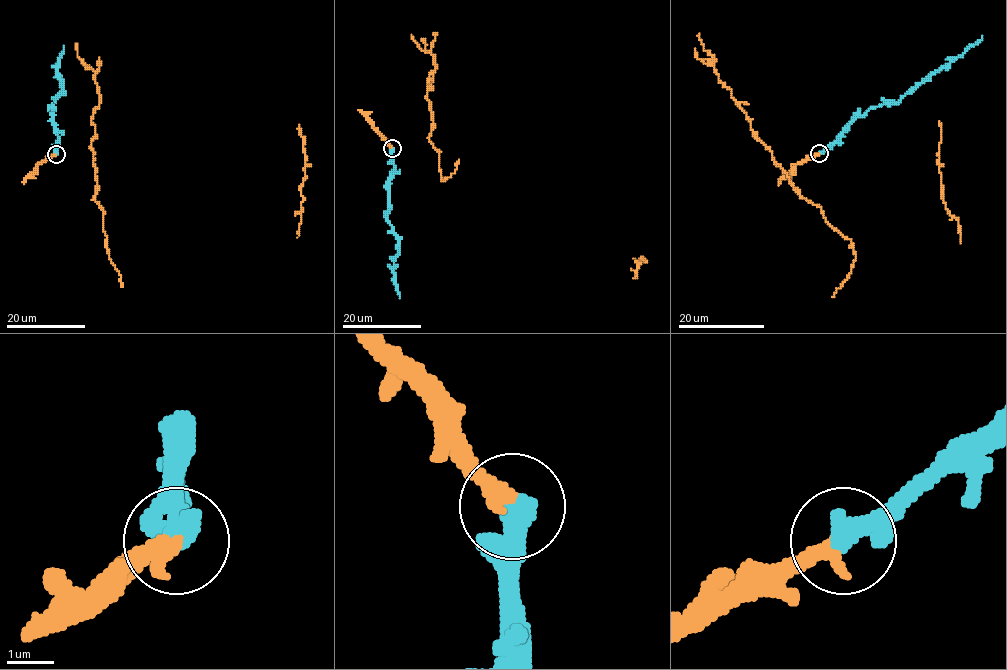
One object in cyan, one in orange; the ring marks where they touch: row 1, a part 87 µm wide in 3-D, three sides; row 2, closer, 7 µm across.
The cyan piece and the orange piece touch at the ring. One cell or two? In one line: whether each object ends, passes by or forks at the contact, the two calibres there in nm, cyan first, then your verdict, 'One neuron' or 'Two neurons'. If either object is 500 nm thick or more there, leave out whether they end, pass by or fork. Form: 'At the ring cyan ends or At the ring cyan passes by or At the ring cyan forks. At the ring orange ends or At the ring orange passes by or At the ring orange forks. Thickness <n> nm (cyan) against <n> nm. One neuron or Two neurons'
Thickness 550 nm (cyan) against 400 nm. One neuron

